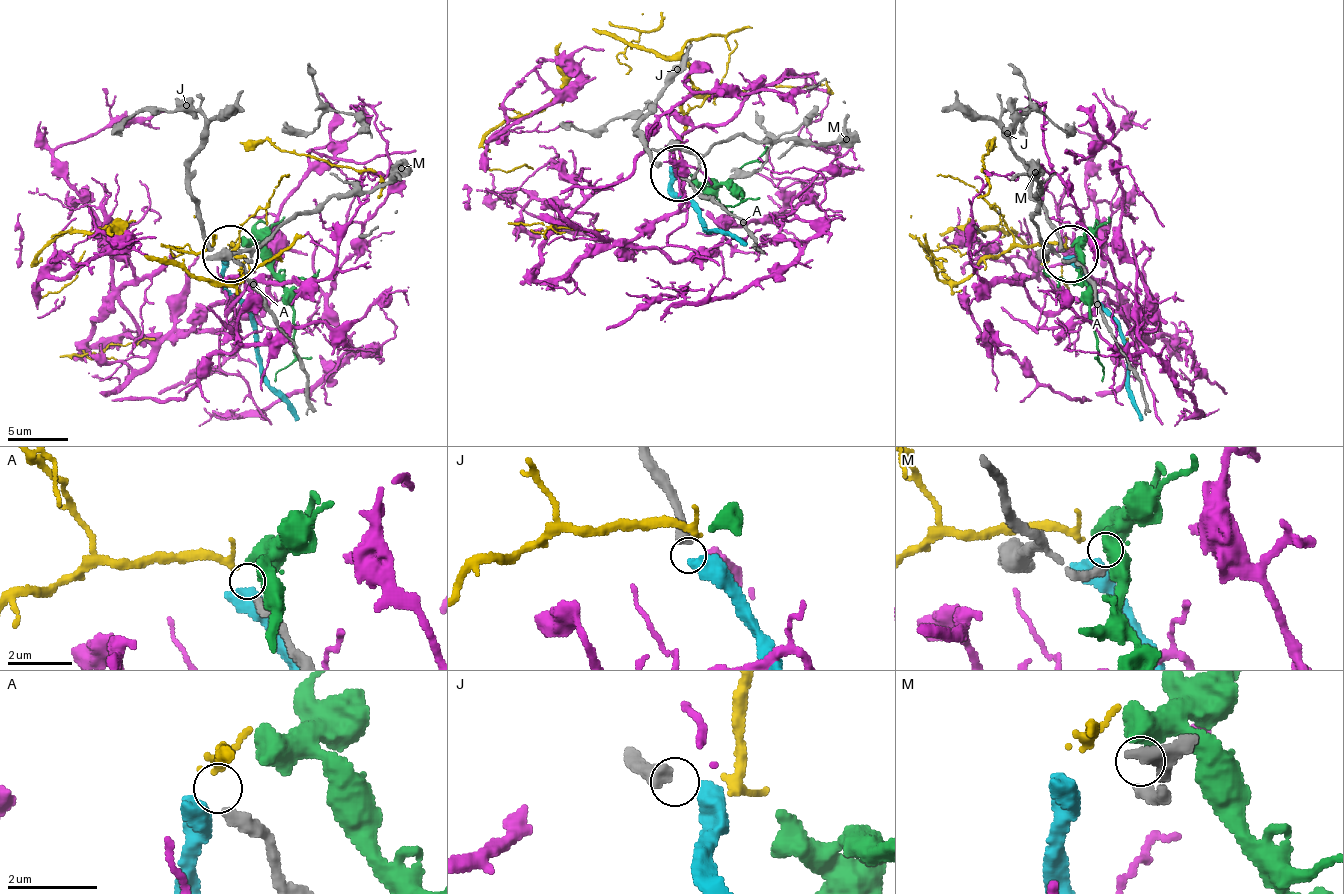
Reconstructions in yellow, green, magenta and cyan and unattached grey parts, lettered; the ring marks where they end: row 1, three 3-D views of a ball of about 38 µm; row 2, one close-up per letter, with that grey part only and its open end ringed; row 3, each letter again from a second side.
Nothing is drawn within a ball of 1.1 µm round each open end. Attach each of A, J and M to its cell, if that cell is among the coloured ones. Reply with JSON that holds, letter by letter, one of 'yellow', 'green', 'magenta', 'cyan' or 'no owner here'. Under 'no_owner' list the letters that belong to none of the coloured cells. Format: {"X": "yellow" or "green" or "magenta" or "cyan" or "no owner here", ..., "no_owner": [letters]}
{"A": "yellow", "J": "no owner here", "M": "green", "no_owner": ["J"]}

